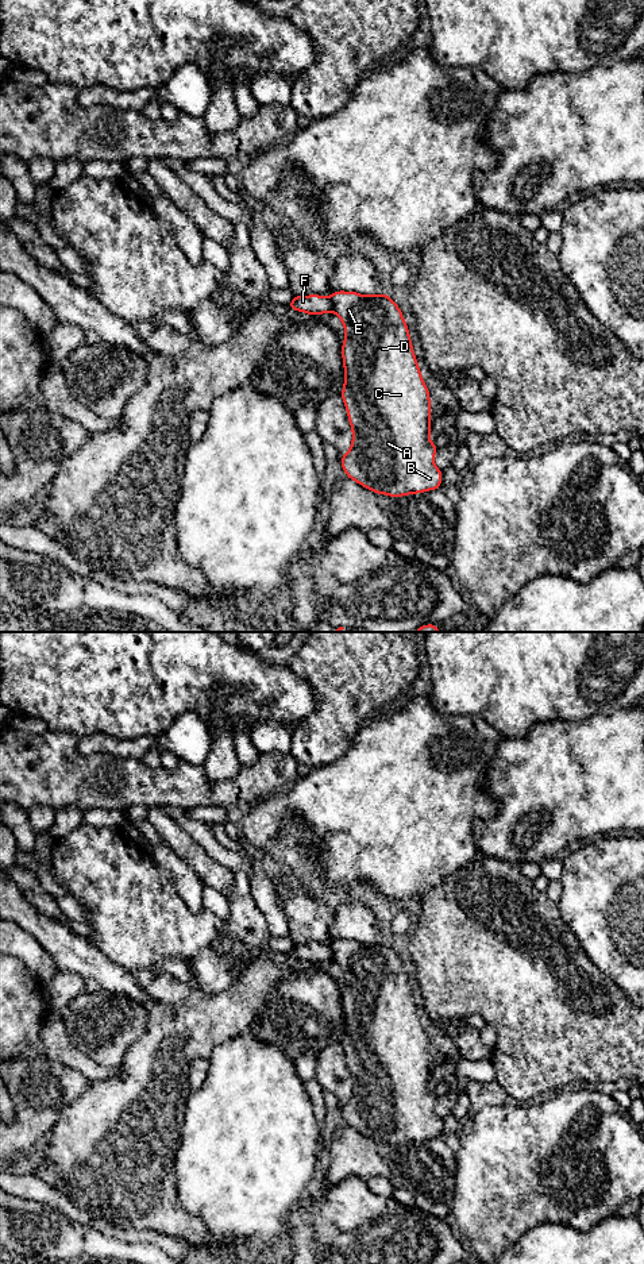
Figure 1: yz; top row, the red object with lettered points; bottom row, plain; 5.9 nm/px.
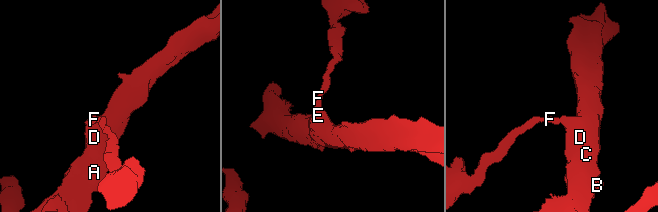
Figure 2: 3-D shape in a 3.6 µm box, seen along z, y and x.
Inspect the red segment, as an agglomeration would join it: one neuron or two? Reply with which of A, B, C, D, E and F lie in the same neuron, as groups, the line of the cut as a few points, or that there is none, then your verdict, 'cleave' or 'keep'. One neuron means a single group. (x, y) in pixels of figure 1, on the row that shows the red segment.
groups A B C D E / F; cut yz (330, 299), (332, 311); cleave

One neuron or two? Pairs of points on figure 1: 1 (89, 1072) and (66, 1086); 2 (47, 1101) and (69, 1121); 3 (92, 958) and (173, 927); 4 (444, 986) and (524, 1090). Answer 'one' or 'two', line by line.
1: two
2: two
3: two
4: one

